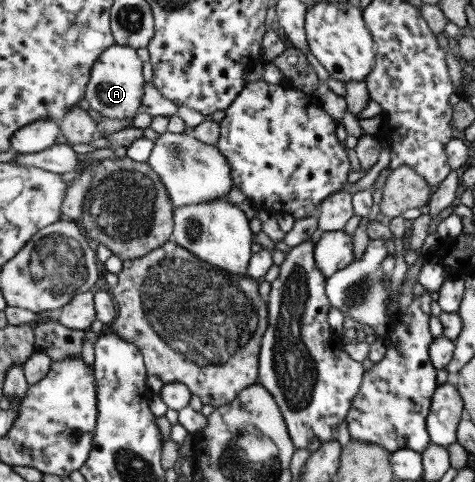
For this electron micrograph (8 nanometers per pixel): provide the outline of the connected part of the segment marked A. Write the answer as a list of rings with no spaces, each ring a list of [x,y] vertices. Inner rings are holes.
[[[114,45],[107,48],[95,62],[91,72],[91,80],[87,84],[85,98],[90,108],[101,116],[123,119],[139,112],[144,98],[144,61],[135,47]]]

